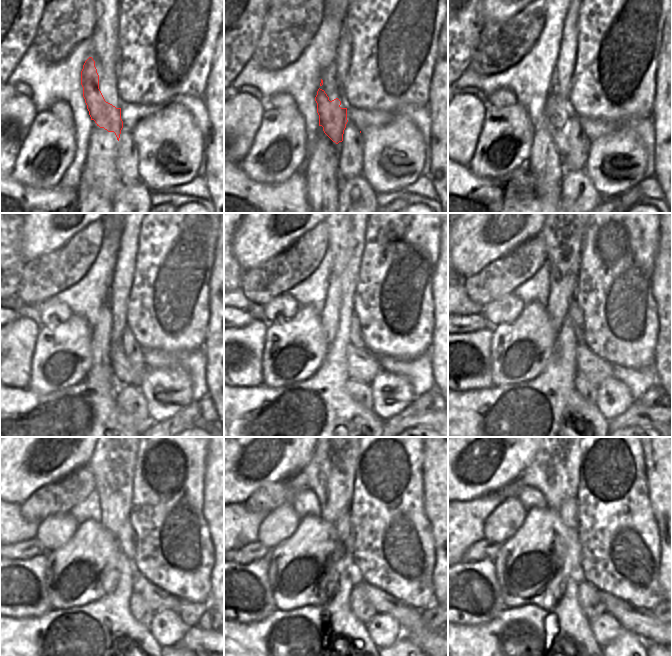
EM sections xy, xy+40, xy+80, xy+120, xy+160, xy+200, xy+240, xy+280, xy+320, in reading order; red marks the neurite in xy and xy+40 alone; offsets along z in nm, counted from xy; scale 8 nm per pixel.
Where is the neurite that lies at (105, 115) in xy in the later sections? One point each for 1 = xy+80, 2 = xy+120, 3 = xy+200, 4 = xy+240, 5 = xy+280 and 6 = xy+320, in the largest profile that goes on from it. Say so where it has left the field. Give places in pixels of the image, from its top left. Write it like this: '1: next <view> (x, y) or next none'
1: next xy+80 (558, 116)
2: next xy+120 (123, 371)
3: next xy+200 (595, 369)
4: next xy+240 (158, 599)
5: next xy+280 (410, 618)
6: next xy+320 (640, 621)

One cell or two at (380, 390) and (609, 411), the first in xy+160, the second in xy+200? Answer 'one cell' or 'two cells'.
one cell

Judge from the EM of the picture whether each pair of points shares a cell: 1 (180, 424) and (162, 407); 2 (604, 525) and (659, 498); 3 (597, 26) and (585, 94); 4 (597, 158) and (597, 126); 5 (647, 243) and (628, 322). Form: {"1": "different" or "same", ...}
{"1": "different", "2": "different", "3": "same", "4": "different", "5": "same"}

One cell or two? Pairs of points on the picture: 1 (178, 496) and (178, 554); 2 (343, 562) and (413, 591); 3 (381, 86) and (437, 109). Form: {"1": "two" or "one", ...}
{"1": "one", "2": "two", "3": "two"}

